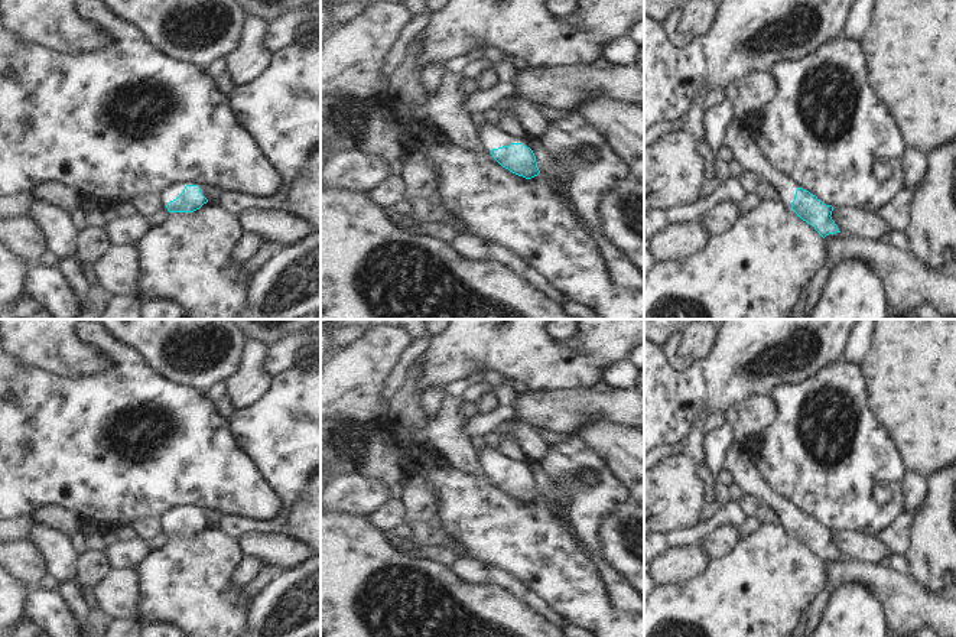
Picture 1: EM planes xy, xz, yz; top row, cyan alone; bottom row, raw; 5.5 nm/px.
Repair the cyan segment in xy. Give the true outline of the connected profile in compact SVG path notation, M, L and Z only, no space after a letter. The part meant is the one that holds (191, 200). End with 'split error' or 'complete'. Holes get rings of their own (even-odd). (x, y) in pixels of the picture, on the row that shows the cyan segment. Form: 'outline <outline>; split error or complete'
outline M178 182L162 195L168 202L169 212L194 212L208 202L198 185L185 185L183 182Z; split error

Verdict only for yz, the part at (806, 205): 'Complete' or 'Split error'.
Split error

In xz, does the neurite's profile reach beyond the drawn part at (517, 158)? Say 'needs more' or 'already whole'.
needs more

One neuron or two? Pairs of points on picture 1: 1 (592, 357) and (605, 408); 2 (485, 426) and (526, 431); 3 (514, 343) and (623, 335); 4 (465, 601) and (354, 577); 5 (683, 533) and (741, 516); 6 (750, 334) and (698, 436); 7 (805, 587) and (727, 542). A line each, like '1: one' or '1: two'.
1: two
2: two
3: one
4: one
5: one
6: two
7: two

